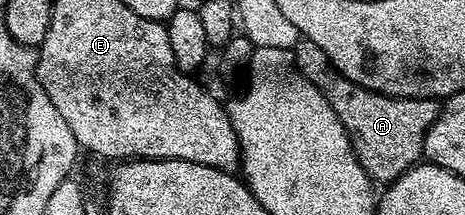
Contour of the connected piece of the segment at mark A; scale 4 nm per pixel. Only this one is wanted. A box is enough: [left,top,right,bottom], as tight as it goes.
[293,38,440,185]

